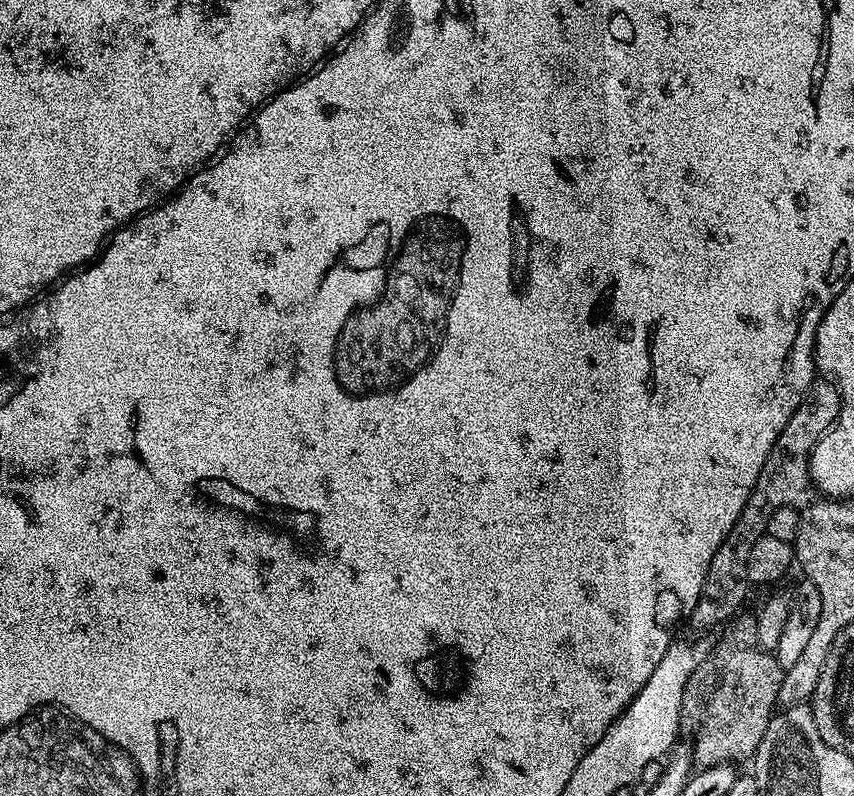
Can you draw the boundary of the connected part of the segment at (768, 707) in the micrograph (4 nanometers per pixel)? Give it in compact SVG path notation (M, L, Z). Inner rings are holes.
M751 627L748 628L732 628L720 641L716 644L716 649L709 654L708 657L701 659L692 676L686 682L686 690L682 694L682 708L680 710L680 719L685 729L692 728L692 732L696 737L690 740L692 749L692 758L697 769L709 768L710 766L718 766L719 764L732 764L736 760L744 760L755 757L758 746L762 742L762 738L766 734L766 730L770 726L772 717L778 708L778 690L782 686L782 678L784 677L784 669L781 668L773 653L765 651L756 643L756 634Z

